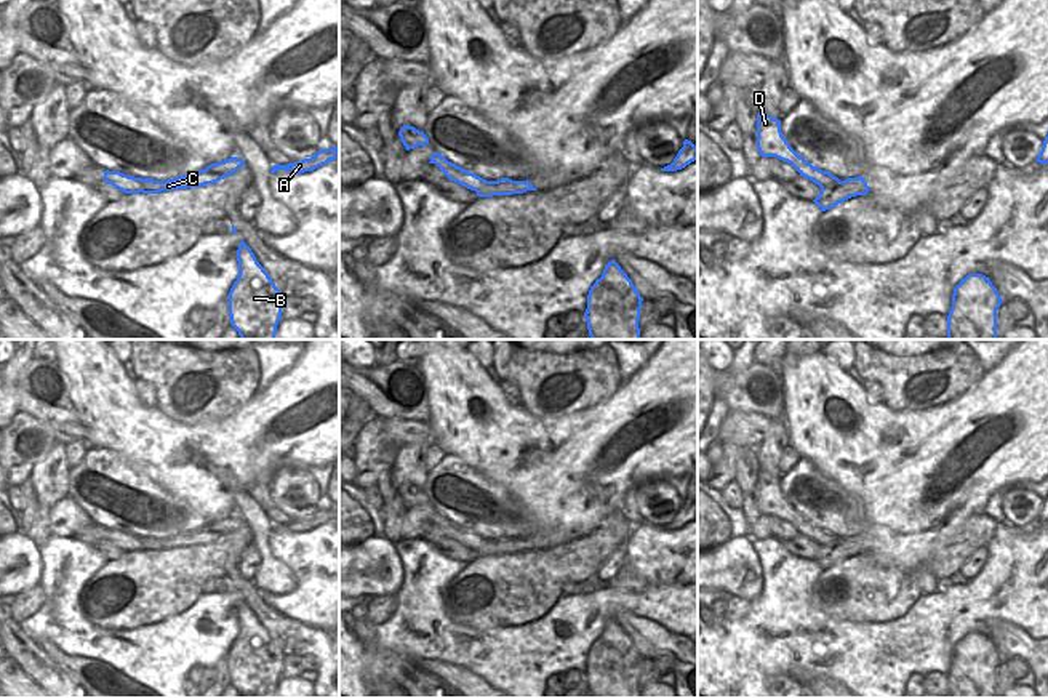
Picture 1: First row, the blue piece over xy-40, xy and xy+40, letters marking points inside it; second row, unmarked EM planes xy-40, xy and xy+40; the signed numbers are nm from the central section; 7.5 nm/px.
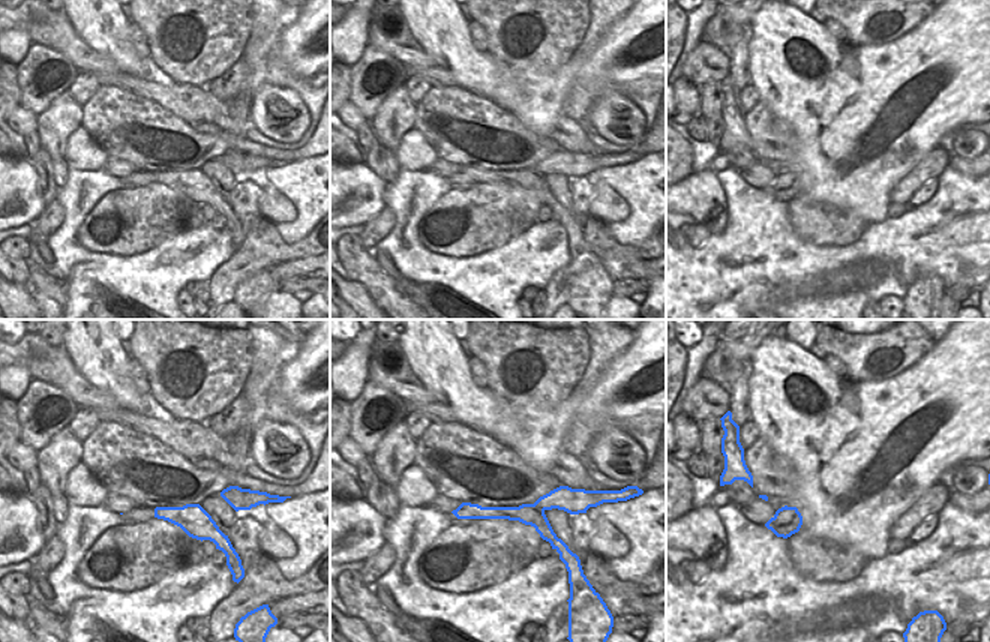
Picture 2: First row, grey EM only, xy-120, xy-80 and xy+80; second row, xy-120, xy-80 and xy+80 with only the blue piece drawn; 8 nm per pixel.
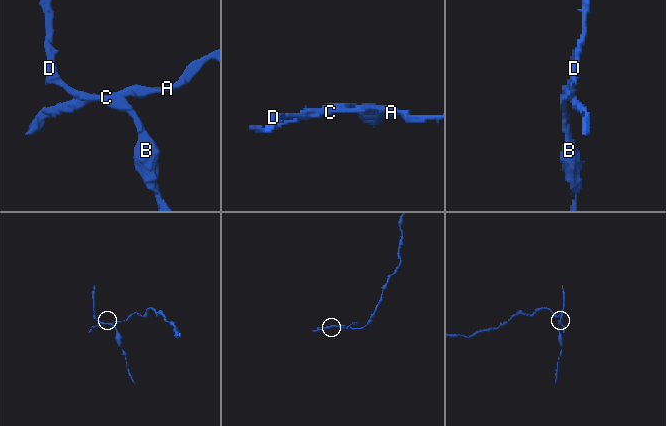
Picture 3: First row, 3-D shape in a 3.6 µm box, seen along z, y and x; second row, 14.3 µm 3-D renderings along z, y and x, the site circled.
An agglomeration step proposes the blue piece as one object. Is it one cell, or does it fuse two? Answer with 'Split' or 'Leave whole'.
Split

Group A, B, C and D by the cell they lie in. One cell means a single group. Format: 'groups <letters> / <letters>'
groups A C / B D

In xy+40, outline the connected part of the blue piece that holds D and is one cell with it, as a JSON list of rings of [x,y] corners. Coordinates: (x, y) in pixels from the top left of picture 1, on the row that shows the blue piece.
[[[765,112],[757,114],[757,149],[762,157],[776,157],[790,163],[800,176],[821,187],[821,195],[835,194],[840,179],[829,171],[822,171],[800,157],[782,136],[781,120]]]

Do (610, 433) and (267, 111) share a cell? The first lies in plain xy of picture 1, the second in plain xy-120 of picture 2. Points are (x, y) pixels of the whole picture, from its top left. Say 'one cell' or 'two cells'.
two cells

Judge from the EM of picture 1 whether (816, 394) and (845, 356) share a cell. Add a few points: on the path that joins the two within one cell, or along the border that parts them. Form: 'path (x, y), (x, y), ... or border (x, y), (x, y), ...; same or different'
border (826, 356), (845, 372); different

